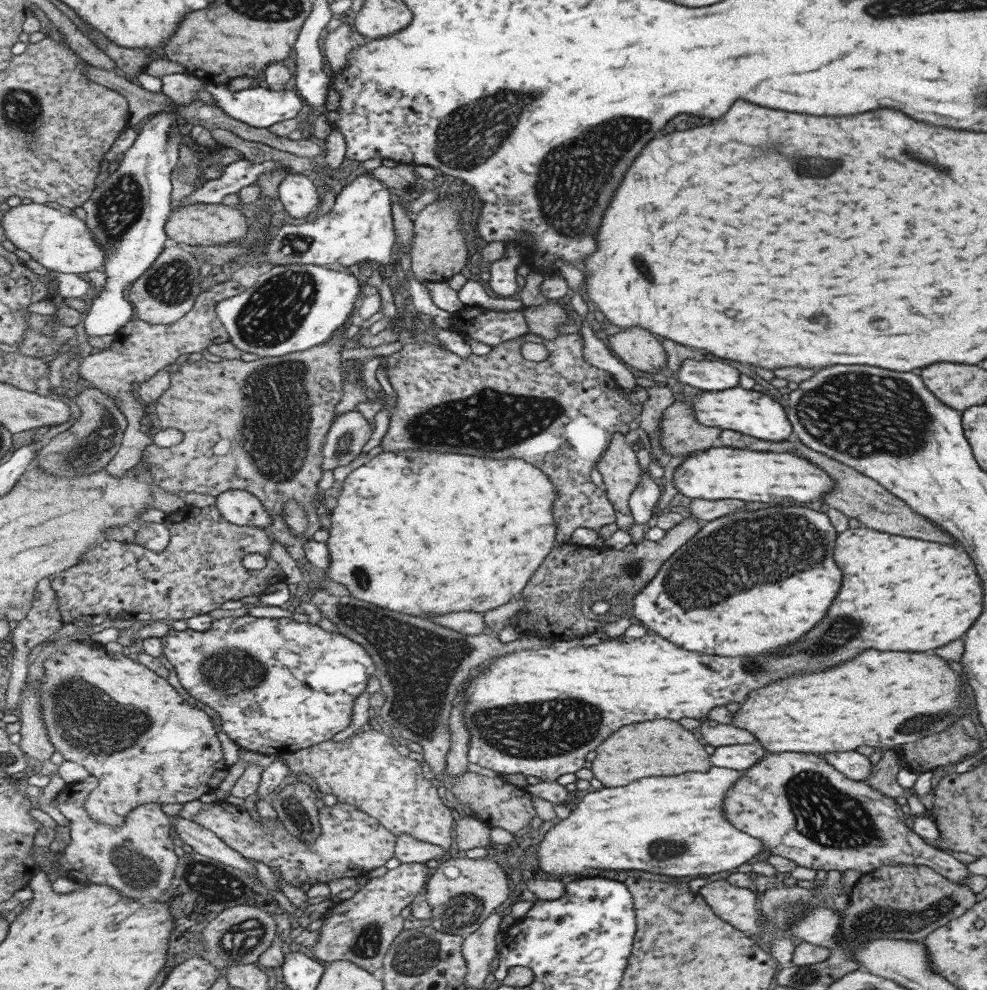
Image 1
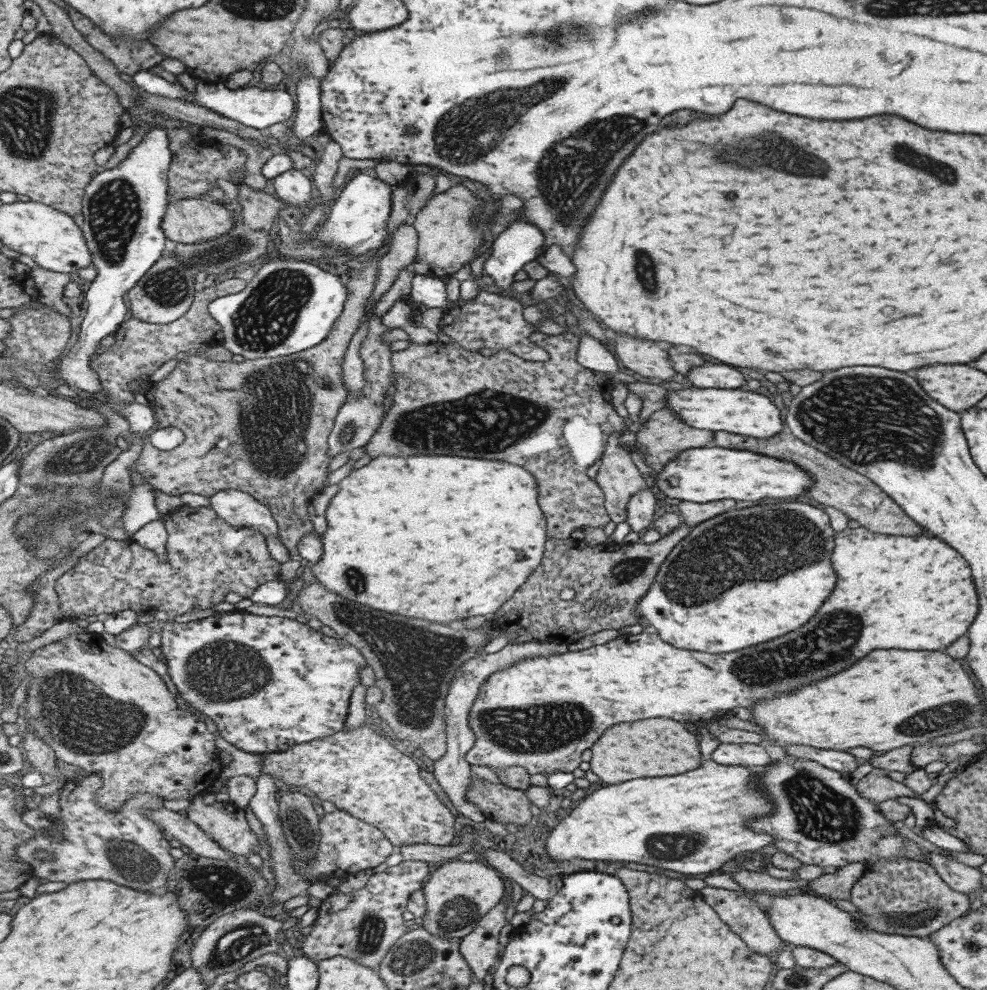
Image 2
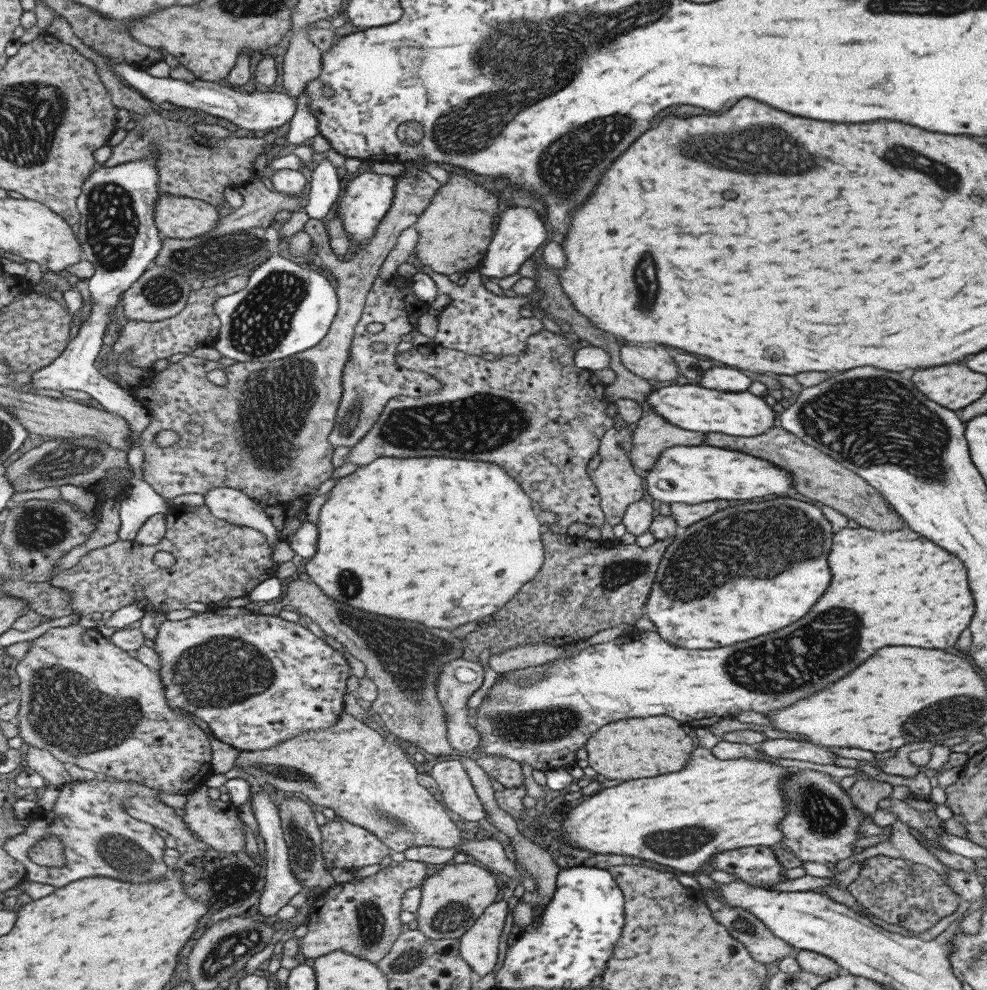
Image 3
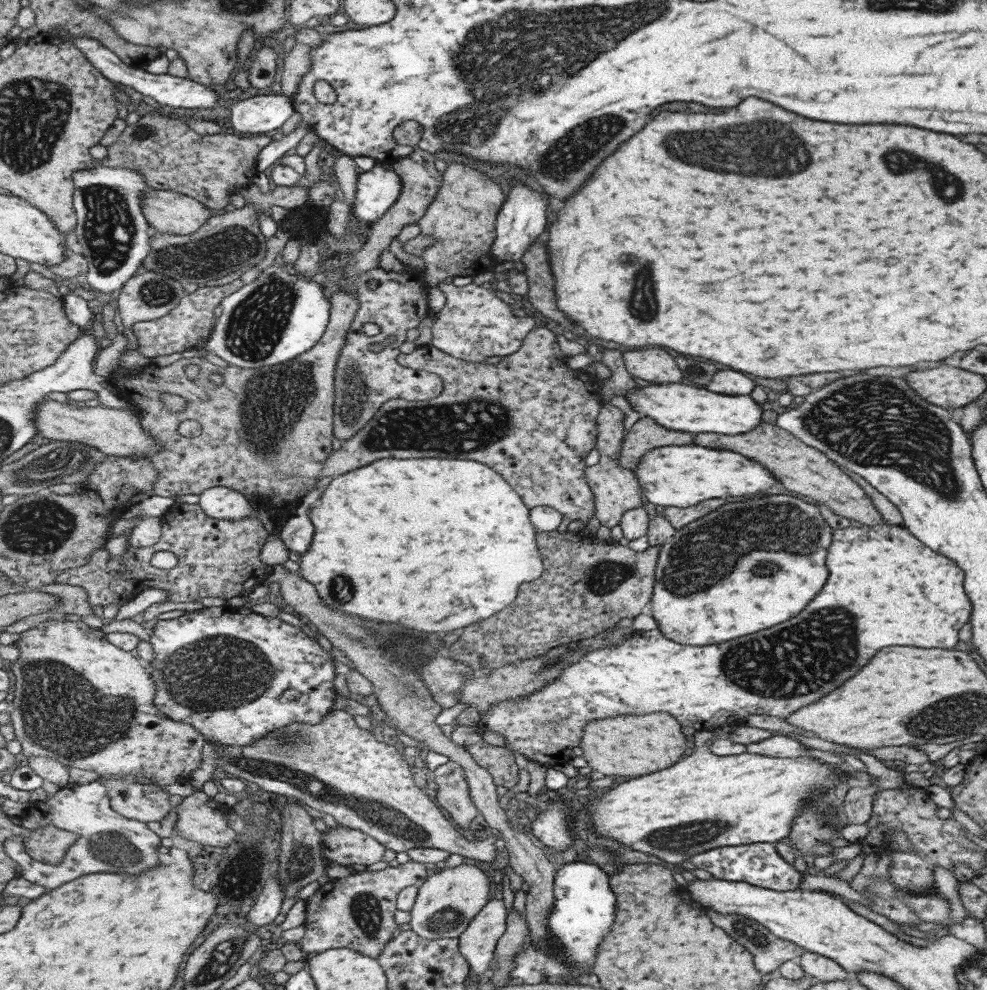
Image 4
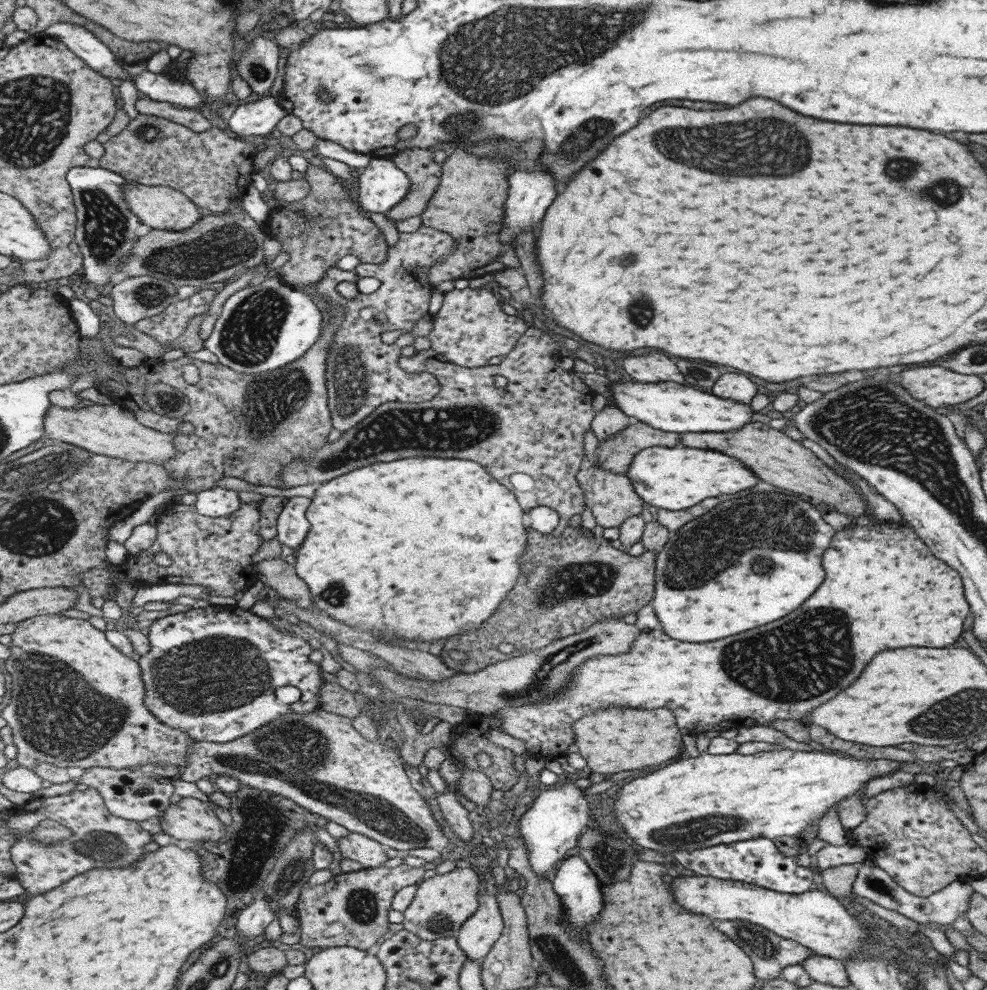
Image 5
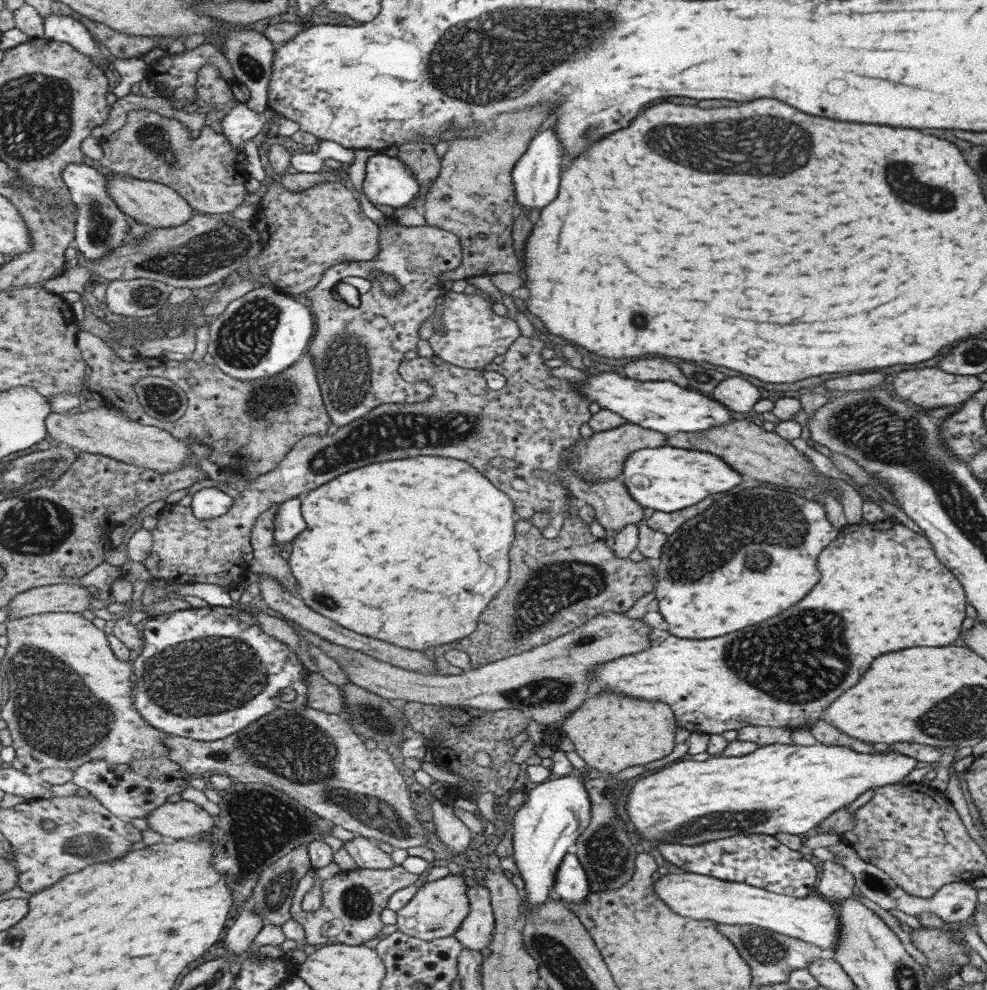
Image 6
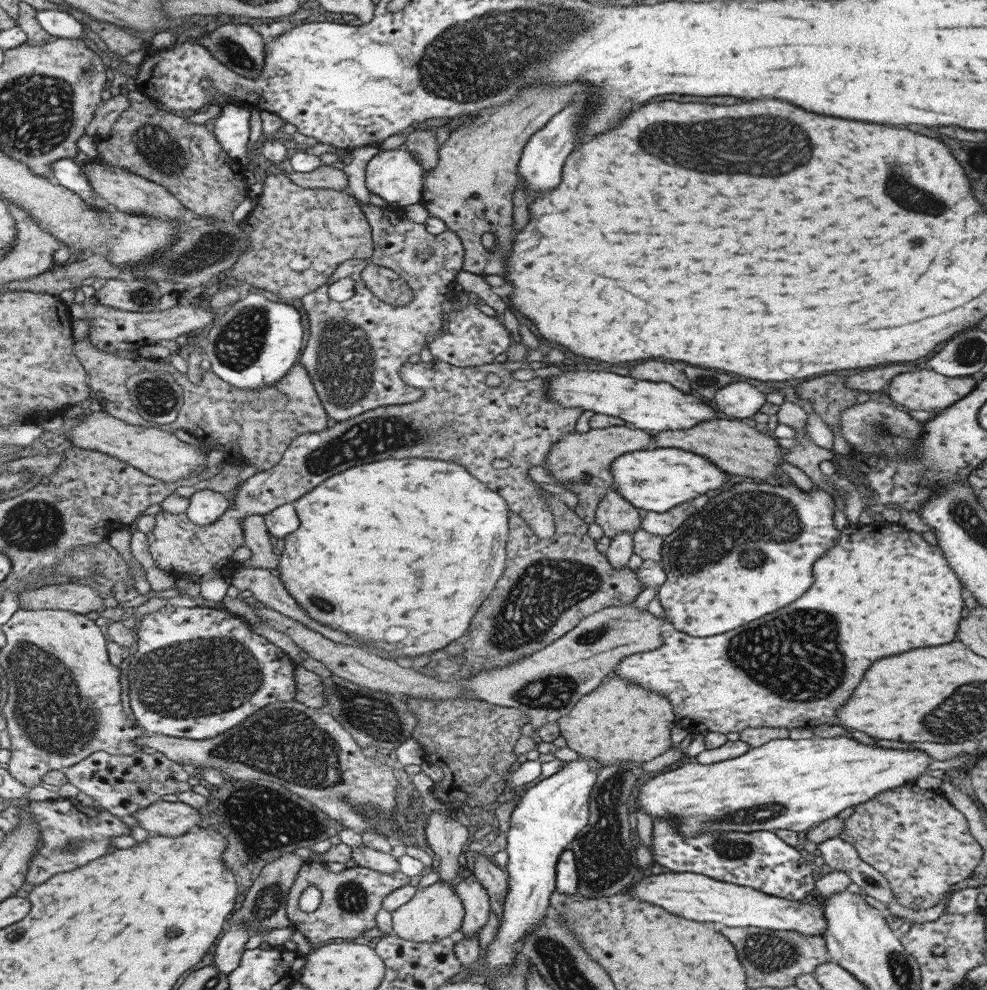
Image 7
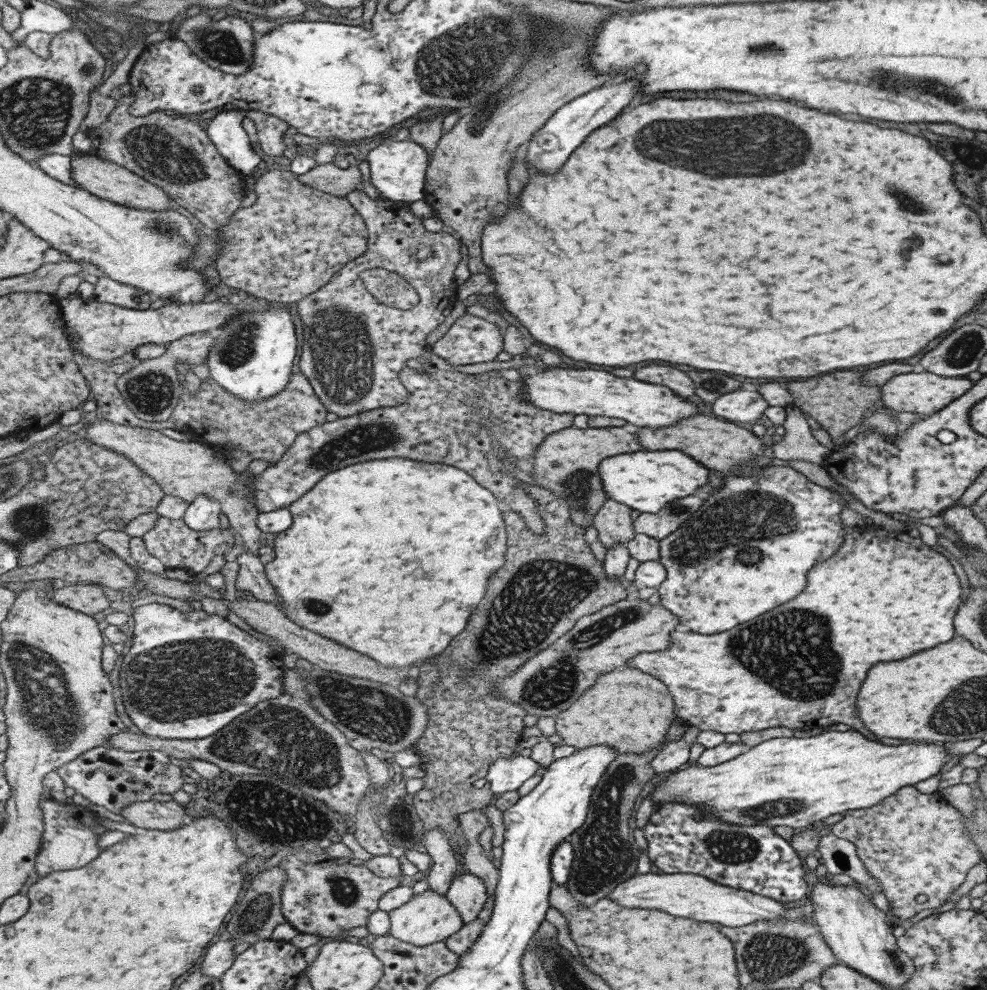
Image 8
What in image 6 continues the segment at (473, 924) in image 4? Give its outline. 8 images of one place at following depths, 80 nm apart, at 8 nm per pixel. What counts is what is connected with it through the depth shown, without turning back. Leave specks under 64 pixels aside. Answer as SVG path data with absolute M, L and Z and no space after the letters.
M467 885L468 916L460 924L455 937L465 949L480 952L492 939L494 914L488 890L482 885Z

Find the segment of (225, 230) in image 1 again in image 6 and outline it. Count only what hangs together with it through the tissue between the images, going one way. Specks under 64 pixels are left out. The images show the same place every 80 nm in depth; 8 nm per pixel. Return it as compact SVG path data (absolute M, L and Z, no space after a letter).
M107 171L107 175L108 193L123 212L139 223L150 224L155 229L160 229L188 223L195 216L192 205L169 185L117 172Z

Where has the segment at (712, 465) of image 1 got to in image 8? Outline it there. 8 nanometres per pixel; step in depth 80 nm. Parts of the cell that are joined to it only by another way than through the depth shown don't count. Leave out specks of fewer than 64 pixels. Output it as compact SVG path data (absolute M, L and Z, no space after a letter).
M649 450L635 451L630 453L616 454L603 459L597 467L600 483L606 498L610 498L619 504L628 506L631 510L637 510L640 513L654 513L660 510L668 502L694 493L696 488L707 484L707 468L697 464L693 458L673 452L673 450Z

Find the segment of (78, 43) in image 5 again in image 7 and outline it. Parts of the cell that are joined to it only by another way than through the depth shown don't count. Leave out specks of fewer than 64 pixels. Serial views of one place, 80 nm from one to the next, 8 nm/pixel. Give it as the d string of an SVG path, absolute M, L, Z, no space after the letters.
M38 10L39 24L55 38L81 39L83 22L69 11Z

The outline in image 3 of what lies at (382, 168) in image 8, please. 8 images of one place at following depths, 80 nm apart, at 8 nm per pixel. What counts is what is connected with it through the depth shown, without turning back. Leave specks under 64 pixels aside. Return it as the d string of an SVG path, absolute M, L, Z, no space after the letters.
M362 172L348 183L347 188L343 191L341 199L338 201L335 209L339 215L344 218L345 228L354 241L371 240L376 233L377 227L383 222L388 215L396 198L396 184L398 181L394 176L372 172Z

